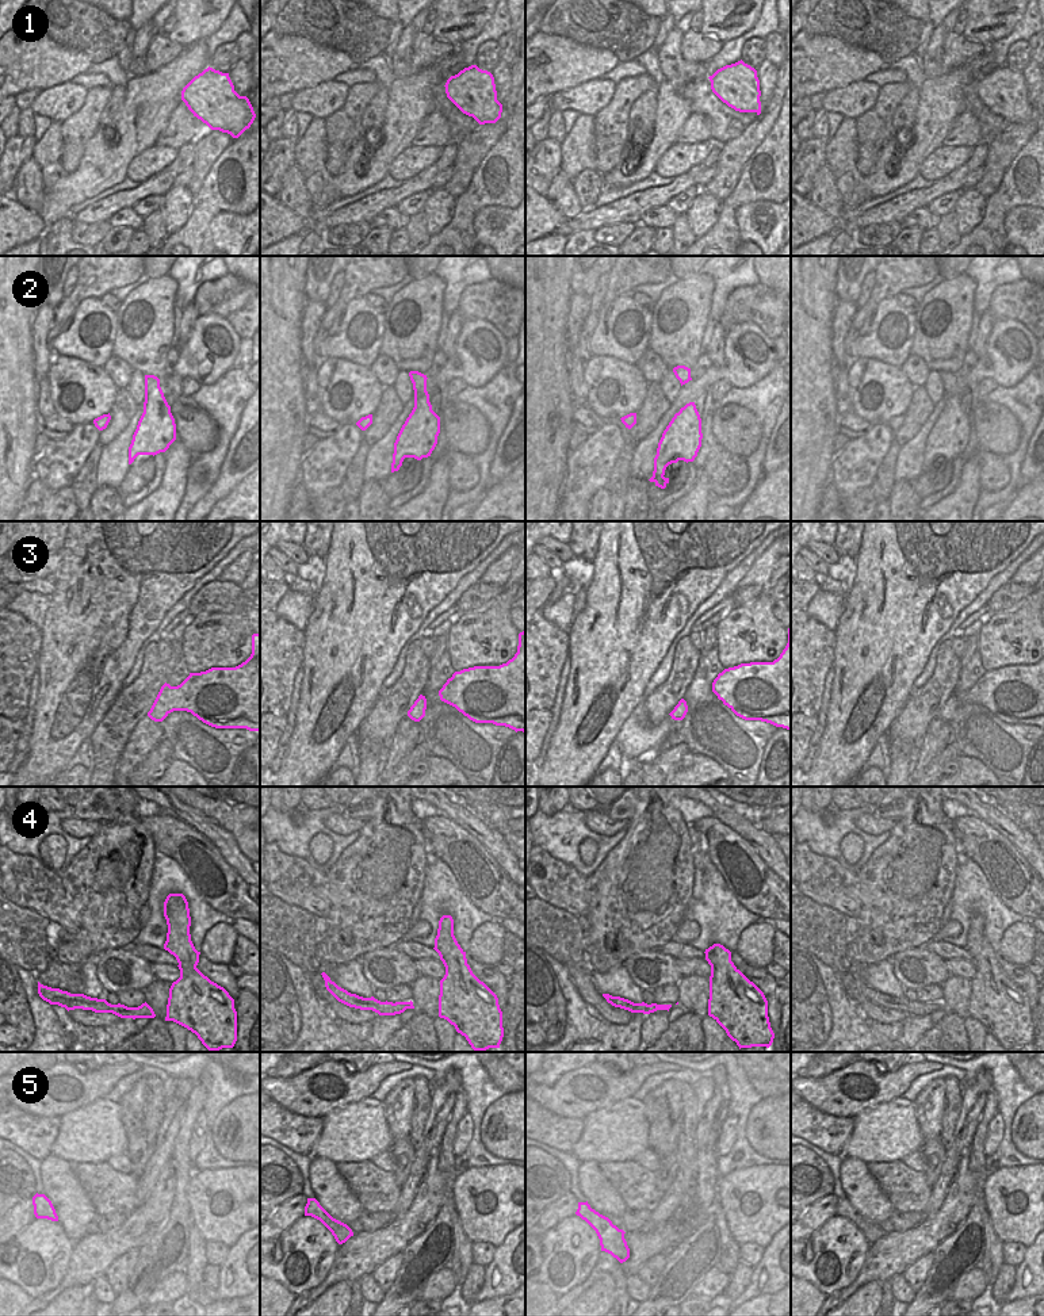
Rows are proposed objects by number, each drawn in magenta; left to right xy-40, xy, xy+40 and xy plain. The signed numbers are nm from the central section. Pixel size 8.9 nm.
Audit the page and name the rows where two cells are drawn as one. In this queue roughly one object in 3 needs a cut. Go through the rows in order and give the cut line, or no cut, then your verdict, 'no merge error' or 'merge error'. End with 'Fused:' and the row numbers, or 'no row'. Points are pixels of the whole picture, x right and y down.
1: cut none; no merge error
2: cut none; no merge error
3: cut none; no merge error
4: cut none; no merge error
5: cut none; no merge error
Fused: no row

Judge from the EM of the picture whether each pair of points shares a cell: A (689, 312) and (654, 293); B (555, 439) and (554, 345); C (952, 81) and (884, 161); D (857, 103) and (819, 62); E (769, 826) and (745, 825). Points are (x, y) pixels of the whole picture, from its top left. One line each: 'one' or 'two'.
A: two
B: one
C: one
D: two
E: two

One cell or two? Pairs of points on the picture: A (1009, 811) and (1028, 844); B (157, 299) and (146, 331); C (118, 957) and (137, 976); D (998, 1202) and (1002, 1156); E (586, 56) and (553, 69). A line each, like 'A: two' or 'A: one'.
A: two
B: one
C: one
D: two
E: one

